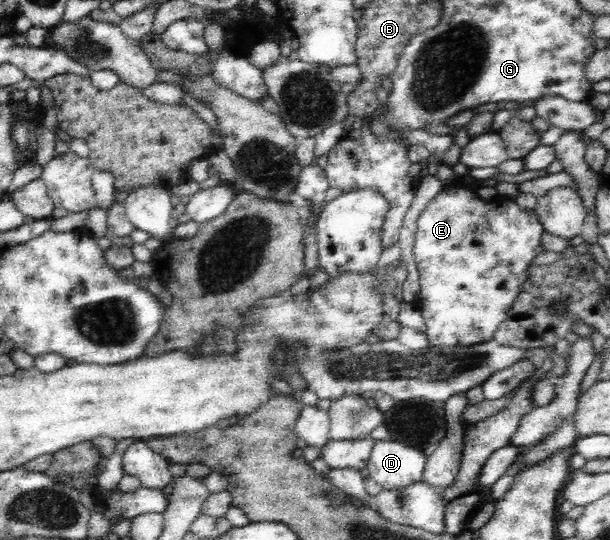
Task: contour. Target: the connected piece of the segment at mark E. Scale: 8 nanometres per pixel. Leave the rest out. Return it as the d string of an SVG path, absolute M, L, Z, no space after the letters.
M450 186L443 188L438 195L431 199L431 202L425 207L425 210L417 217L417 231L413 243L413 257L416 261L416 267L420 276L420 295L415 301L419 311L421 311L426 323L426 335L430 345L445 345L446 347L471 347L471 345L479 345L479 343L487 343L494 340L494 333L501 325L502 321L508 318L511 306L517 295L521 291L522 284L525 283L525 278L529 275L529 264L535 259L539 252L540 239L544 231L544 227L537 219L534 212L521 210L515 201L496 197L491 201L481 199L474 189Z

